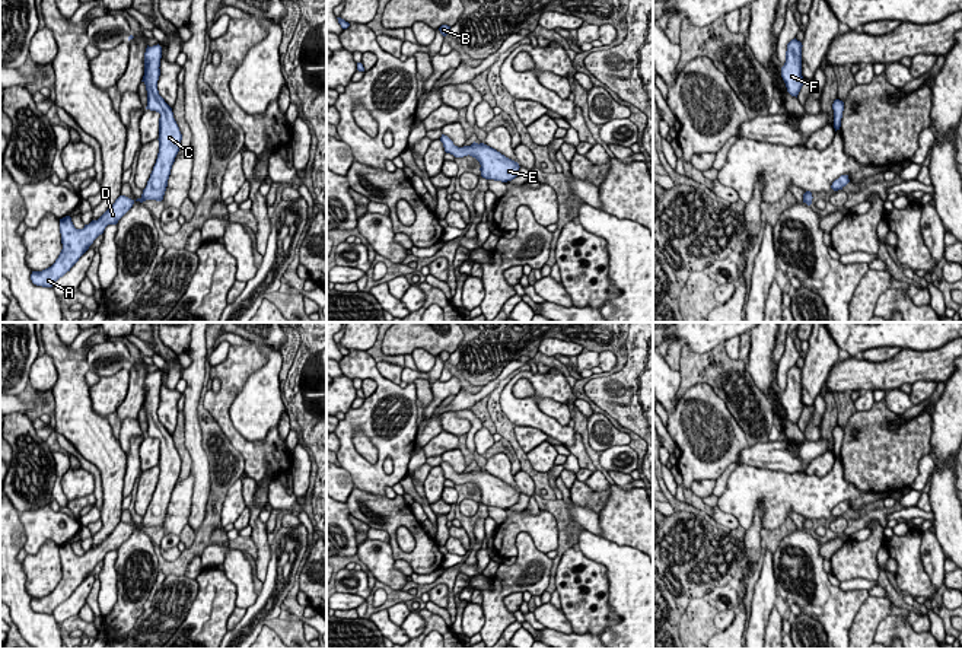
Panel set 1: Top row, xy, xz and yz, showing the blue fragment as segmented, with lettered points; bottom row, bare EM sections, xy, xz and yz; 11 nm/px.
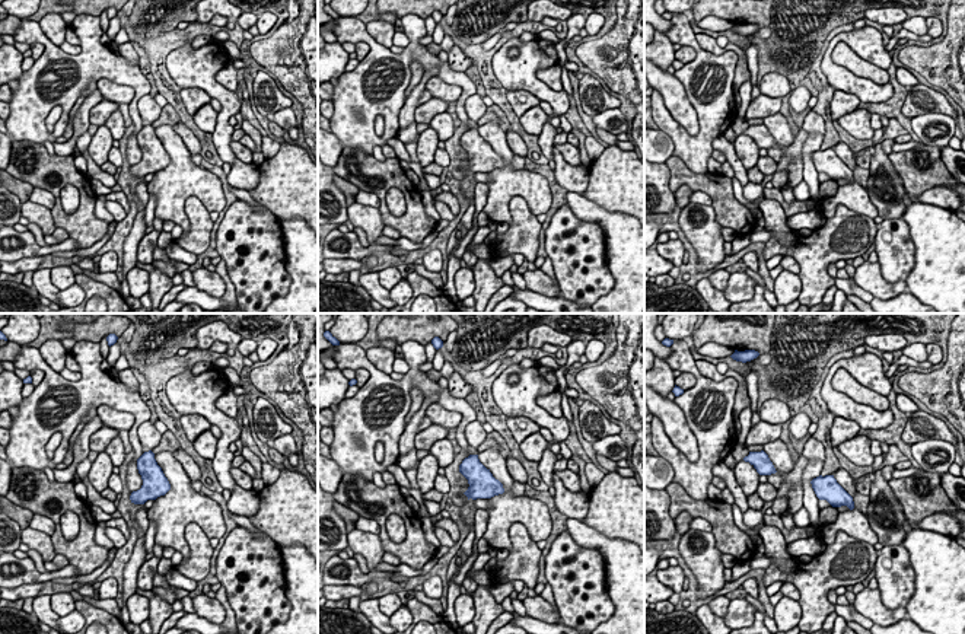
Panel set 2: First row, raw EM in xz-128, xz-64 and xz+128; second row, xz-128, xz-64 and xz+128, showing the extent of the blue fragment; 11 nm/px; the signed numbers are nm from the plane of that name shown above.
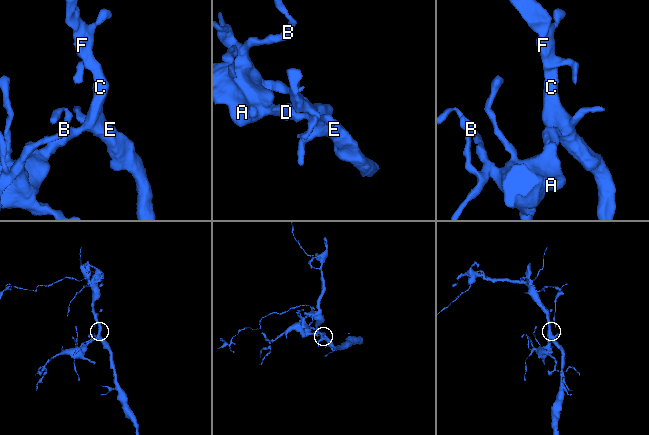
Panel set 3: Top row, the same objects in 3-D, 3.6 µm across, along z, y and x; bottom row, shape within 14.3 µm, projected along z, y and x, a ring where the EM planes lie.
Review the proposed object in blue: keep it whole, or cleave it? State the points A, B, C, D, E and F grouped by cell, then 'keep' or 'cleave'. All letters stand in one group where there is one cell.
A B C D E F | keep

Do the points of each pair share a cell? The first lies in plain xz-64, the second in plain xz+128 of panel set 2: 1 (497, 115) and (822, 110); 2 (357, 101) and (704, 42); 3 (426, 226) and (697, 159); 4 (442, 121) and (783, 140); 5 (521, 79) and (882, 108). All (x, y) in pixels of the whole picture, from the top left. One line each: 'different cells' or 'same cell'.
1: same cell
2: different cells
3: different cells
4: same cell
5: different cells

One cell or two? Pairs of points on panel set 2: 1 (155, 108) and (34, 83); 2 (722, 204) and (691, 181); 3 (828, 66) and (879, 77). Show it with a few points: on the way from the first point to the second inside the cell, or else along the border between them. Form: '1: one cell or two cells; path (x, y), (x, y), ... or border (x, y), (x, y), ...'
1: two cells; border (149, 92), (139, 101), (139, 115), (142, 120)
2: one cell; path (717, 196), (704, 182), (700, 182)
3: two cells; border (835, 44), (835, 63), (884, 85)

